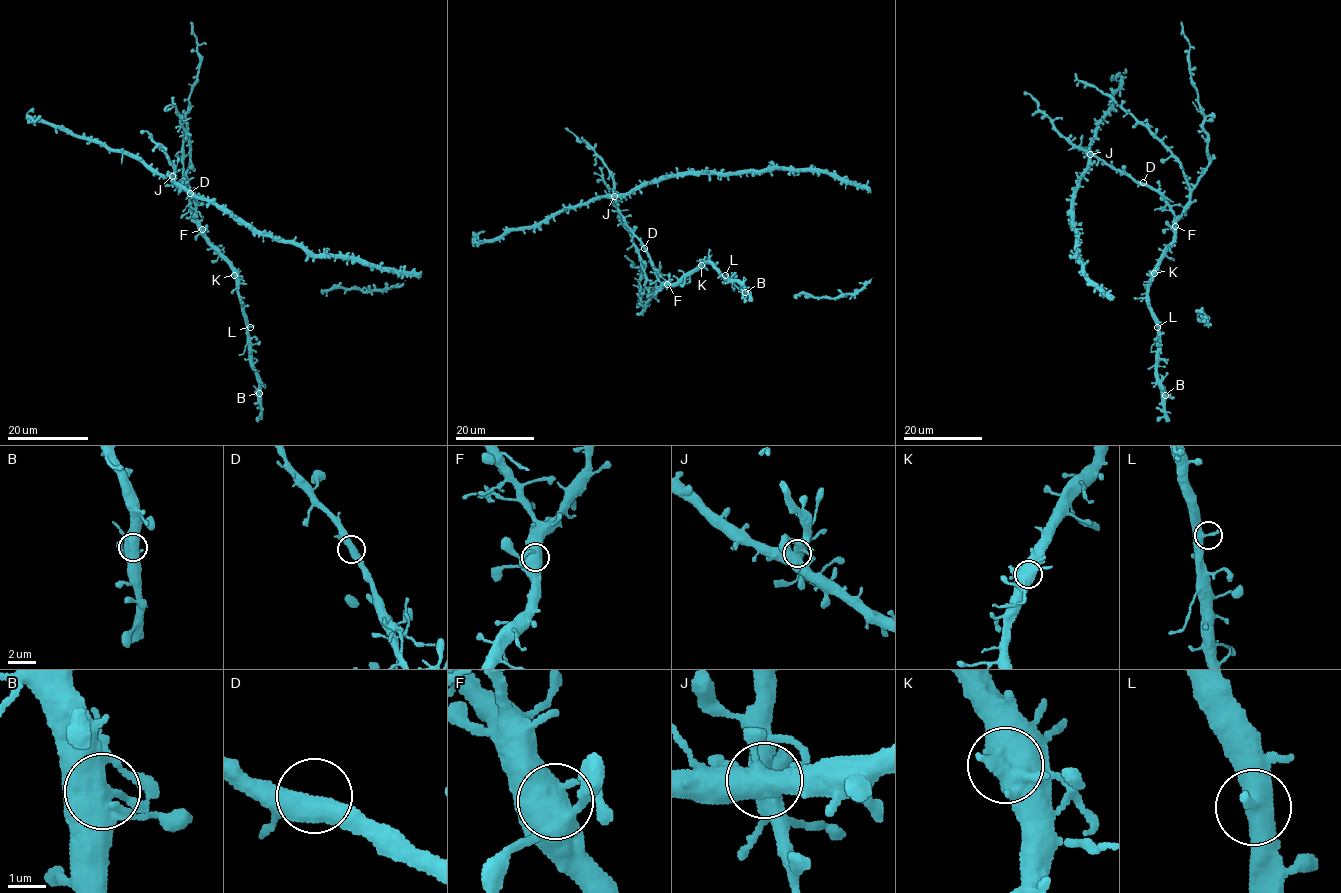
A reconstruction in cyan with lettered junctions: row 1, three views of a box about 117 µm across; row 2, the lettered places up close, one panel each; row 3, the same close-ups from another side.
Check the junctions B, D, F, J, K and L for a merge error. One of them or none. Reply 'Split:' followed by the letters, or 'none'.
Split: J

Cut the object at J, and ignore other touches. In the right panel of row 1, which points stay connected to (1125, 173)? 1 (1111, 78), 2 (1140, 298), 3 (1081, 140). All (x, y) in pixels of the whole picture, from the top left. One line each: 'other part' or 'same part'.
1: other part
2: same part
3: same part

